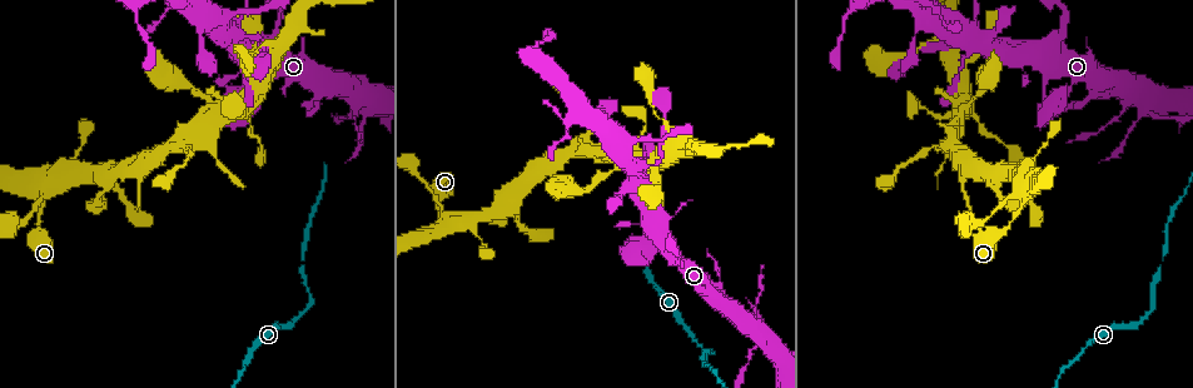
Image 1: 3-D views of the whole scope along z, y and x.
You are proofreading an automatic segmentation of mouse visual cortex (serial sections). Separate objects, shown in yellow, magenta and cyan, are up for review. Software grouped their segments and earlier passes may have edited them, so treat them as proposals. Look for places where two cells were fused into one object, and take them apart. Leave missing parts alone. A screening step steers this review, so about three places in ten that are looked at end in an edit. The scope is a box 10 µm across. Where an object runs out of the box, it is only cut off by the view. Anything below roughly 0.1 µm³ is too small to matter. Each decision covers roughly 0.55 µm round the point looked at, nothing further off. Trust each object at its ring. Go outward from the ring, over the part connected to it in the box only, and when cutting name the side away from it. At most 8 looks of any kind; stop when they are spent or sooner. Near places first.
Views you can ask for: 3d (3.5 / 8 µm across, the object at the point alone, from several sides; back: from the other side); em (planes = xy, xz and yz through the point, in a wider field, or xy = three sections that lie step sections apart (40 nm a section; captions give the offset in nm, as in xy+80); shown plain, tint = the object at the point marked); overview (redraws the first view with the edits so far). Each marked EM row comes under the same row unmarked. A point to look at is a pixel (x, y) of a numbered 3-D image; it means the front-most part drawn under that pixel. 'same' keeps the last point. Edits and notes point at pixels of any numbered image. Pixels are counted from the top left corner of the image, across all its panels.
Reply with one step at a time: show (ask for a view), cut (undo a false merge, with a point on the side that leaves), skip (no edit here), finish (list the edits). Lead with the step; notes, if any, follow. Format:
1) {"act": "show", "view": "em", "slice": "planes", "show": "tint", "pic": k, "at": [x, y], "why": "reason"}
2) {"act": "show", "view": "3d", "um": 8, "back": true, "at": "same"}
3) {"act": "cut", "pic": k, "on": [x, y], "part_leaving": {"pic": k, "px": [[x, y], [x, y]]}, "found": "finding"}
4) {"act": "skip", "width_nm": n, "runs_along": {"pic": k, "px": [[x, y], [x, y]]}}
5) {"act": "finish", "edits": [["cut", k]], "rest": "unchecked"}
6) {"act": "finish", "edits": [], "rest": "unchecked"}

{"act": "show", "view": "em", "slice": "xy", "step": 1, "show": "tint", "pic": 1, "at": [442, 222], "why": "arms part here"}

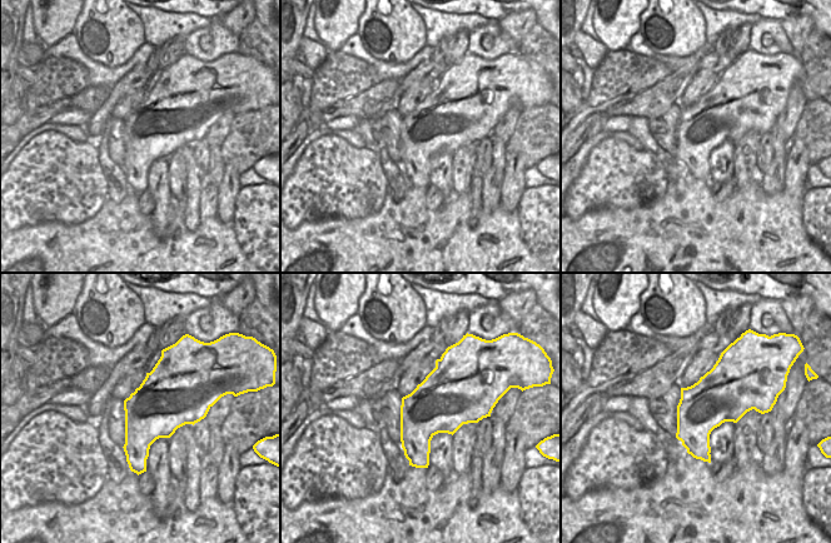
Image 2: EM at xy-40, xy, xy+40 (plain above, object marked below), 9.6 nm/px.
{"act": "show", "view": "3d", "um": 3.5, "at": "same"}

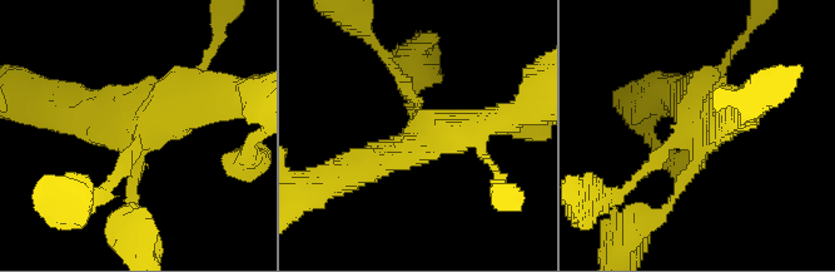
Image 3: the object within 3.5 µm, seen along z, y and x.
{"act": "skip", "runs_along": {"pic": 3, "px": [[130, 211], [134, 138], [207, 103]]}, "found": "continuous, no second cell"}

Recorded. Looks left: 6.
{"act": "show", "view": "3d", "um": 3.5, "pic": 1, "at": [635, 172]}

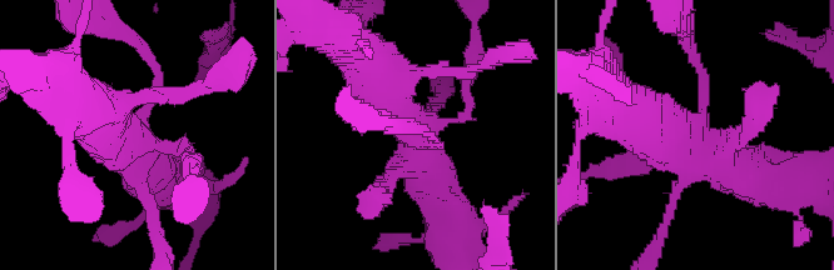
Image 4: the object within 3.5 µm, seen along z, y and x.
{"act": "show", "view": "em", "slice": "xy", "step": 3, "show": "tint", "pic": 4, "at": [416, 137], "why": "now the EM"}

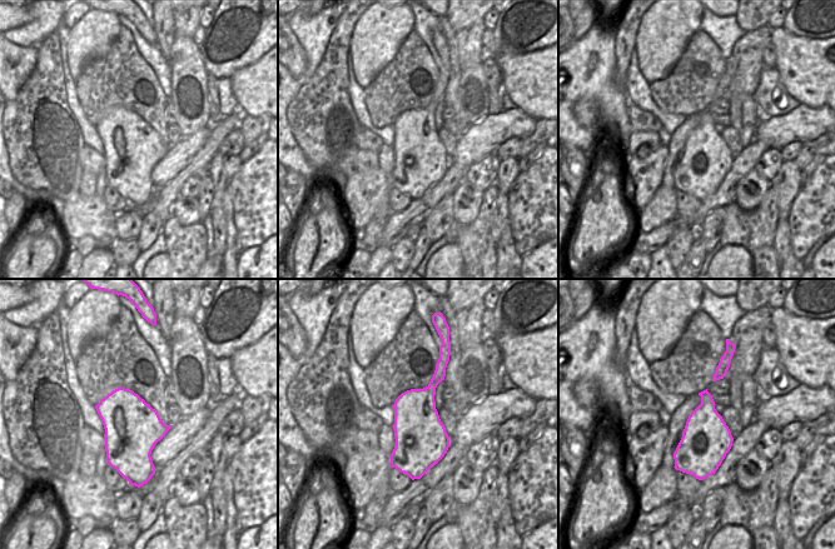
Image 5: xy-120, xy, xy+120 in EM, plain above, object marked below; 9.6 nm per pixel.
{"act": "skip", "found": "continuous, no second cell"}

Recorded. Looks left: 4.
{"act": "show", "view": "3d", "um": 8, "pic": 1, "at": [1043, 92], "why": "sudden change in width"}

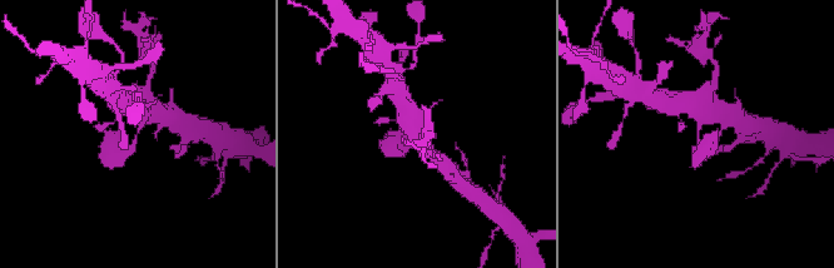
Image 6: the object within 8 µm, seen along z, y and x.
{"act": "show", "view": "em", "slice": "xy", "step": 2, "show": "tint", "at": "same", "why": "need the tissue"}

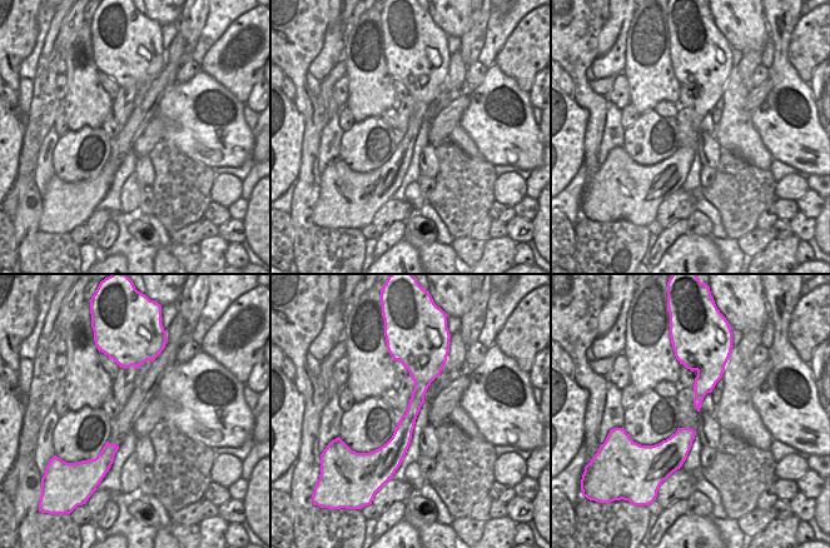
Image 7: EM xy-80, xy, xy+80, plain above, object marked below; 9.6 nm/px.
{"act": "skip", "runs_along": {"pic": 7, "px": [[418, 360], [418, 397], [394, 466]]}, "found": "continuous, no second cell"}

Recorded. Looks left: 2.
{"act": "finish", "edits": [], "rest": "unchecked"}

